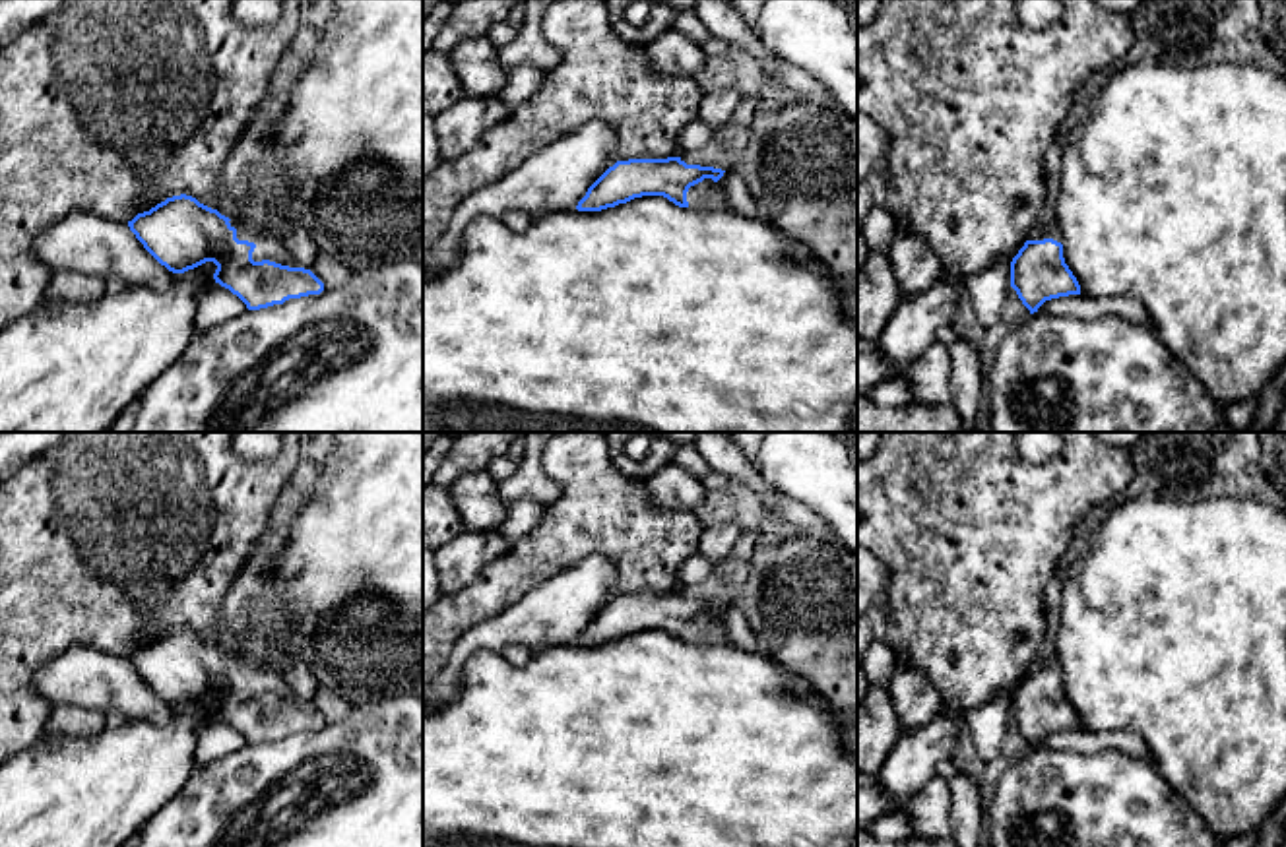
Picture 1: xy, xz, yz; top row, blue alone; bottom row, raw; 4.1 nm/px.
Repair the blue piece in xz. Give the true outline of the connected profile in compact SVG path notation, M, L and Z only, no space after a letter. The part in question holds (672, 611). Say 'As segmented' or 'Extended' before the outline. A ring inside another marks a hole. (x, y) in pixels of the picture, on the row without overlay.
Extended. M681 591L617 595L588 622L576 643L601 645L642 630L663 630L692 645L729 643L716 618L723 607L687 599Z

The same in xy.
Extended. M186 628L138 647L128 661L173 707L213 696L215 717L237 729L248 744L324 725L310 704L295 700L279 673L229 653Z

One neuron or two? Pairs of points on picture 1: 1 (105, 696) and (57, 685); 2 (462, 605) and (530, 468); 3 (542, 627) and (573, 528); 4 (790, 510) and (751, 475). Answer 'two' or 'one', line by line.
1: one
2: two
3: two
4: one

